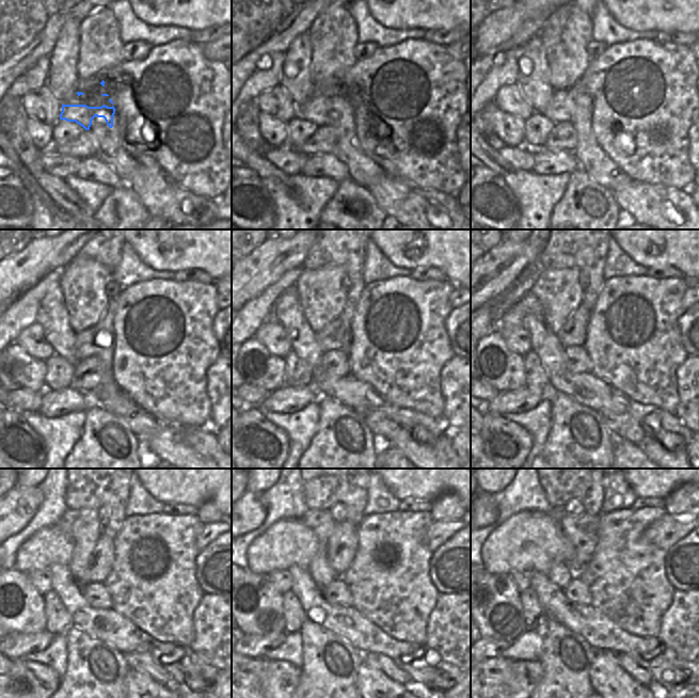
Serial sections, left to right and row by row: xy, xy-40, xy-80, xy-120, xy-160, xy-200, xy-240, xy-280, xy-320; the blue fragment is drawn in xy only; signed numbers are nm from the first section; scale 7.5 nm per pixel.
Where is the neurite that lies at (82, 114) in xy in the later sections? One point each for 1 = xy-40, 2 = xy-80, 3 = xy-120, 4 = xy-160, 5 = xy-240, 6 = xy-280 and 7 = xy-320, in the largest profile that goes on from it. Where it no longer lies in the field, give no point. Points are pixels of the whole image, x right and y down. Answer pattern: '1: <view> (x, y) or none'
1: xy-40 (322, 110)
2: xy-80 (572, 105)
3: xy-120 (94, 342)
4: xy-160 (334, 336)
5: xy-240 (99, 564)
6: xy-280 (343, 543)
7: xy-320 (582, 530)

